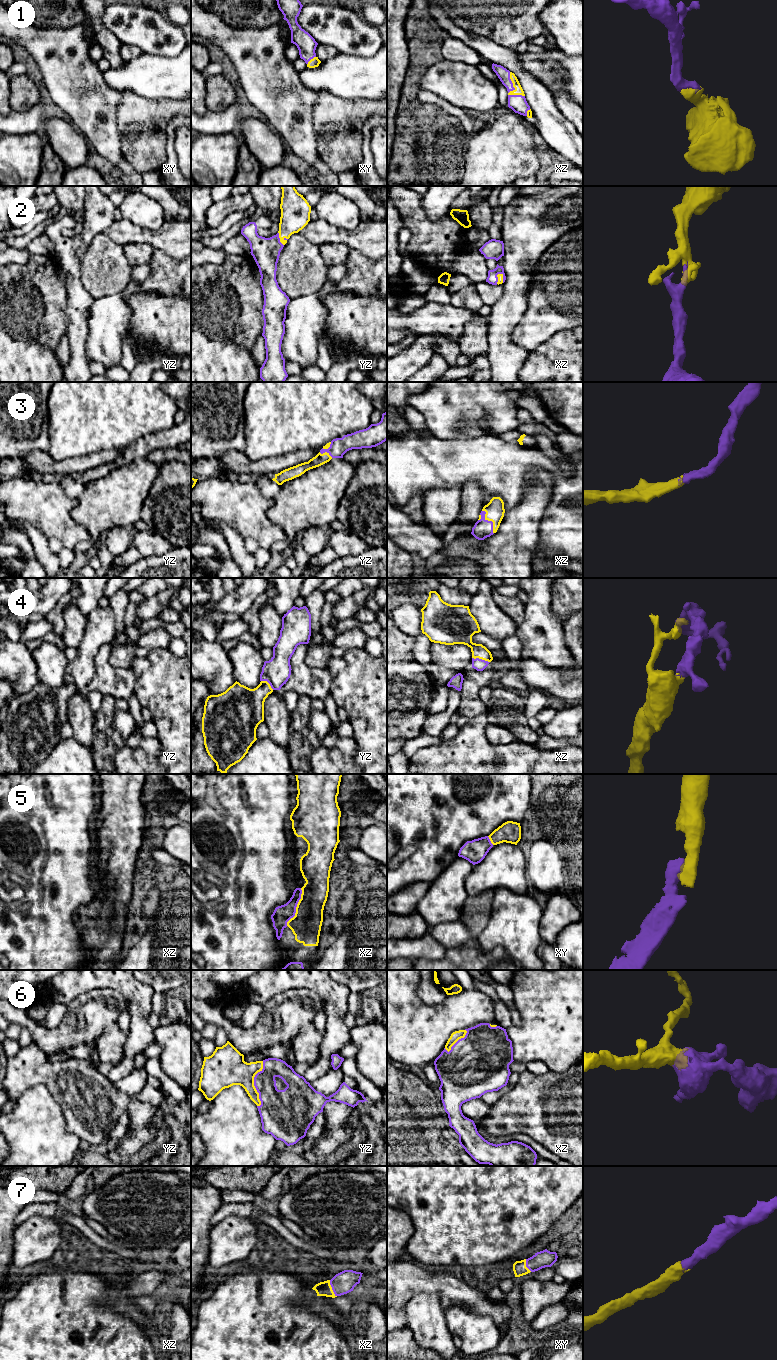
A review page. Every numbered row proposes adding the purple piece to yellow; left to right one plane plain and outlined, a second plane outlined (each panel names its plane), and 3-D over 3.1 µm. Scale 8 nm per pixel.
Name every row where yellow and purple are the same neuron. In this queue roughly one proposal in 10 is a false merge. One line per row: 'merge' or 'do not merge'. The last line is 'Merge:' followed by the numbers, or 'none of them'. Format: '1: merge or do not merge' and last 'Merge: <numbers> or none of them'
1: merge
2: merge
3: merge
4: merge
5: merge
6: merge
7: merge
Merge: 1, 2, 3, 4, 5, 6, 7

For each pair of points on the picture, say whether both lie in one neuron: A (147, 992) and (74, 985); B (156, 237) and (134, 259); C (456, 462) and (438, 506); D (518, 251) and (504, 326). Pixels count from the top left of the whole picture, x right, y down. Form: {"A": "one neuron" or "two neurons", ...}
{"A": "one neuron", "B": "two neurons", "C": "two neurons", "D": "one neuron"}

